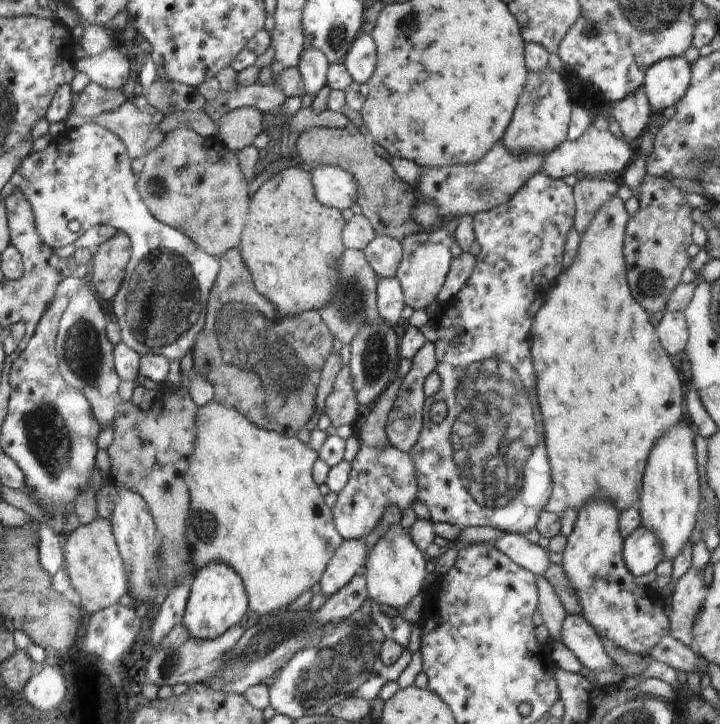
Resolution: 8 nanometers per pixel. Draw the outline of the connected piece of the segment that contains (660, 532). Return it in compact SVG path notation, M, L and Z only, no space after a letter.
M680 422L676 430L668 430L656 450L652 452L652 462L648 462L648 474L644 476L644 494L639 494L638 509L642 524L646 530L652 530L664 546L668 560L674 560L684 546L691 542L692 532L696 528L696 514L700 506L700 480L696 468L696 450L692 430Z

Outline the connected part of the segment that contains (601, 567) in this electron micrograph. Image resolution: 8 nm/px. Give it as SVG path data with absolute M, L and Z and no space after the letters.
M594 498L577 511L577 520L573 531L567 537L567 542L562 552L562 568L566 578L570 580L572 588L576 592L576 598L582 606L582 615L589 622L596 634L605 640L610 640L614 646L622 648L625 652L647 656L648 652L655 648L656 644L670 632L671 620L664 614L662 605L652 600L651 590L641 588L634 581L635 575L628 569L623 559L624 538L619 531L619 509L614 502Z

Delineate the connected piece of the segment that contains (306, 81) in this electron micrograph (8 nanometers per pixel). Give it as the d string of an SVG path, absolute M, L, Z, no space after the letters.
M306 46L303 57L300 58L296 68L303 76L304 96L318 94L318 91L322 90L324 84L327 83L326 76L330 63L324 53L314 46Z

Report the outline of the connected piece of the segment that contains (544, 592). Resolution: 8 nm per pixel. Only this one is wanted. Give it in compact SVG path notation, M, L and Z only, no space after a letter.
M538 577L536 586L538 586L538 610L542 614L543 624L548 629L552 641L560 641L562 624L567 612L546 578Z

